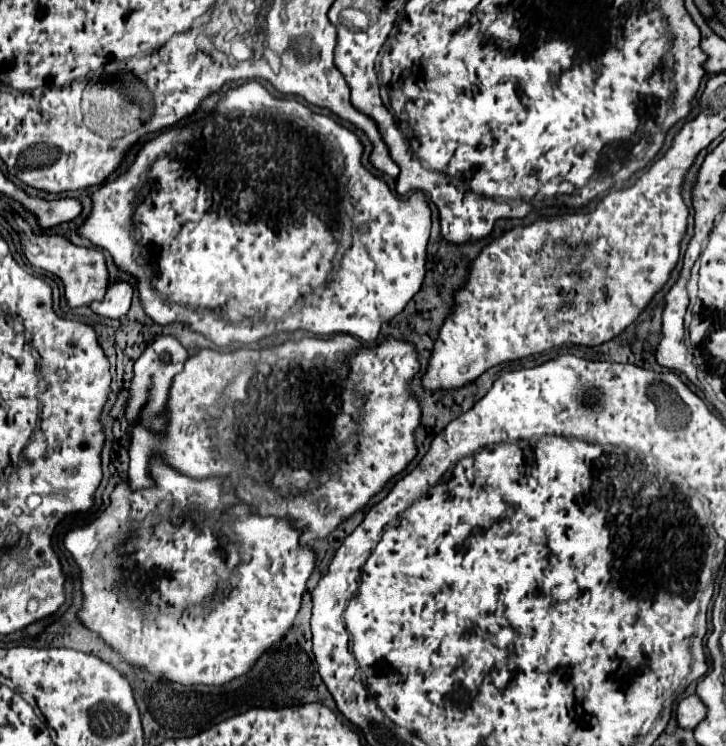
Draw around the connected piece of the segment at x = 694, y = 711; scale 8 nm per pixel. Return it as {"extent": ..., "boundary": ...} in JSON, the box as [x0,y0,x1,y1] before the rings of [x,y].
{"extent":[677,695,707,729],"boundary":[[[697,695],[685,697],[677,707],[677,721],[681,727],[693,729],[701,723],[701,719],[705,719],[705,715],[707,715],[707,707],[705,703],[701,703],[701,699],[697,699]]]}

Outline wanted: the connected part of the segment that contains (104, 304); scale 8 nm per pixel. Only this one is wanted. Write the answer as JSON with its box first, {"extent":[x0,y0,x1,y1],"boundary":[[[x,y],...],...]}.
{"extent":[91,281,133,319],"boundary":[[[115,281],[109,285],[109,289],[101,301],[91,303],[91,309],[97,315],[119,319],[119,317],[127,315],[129,307],[131,307],[131,299],[133,299],[133,285],[127,281]]]}

